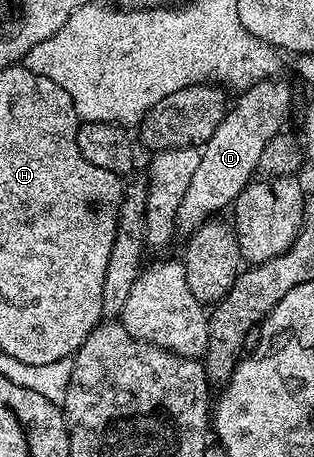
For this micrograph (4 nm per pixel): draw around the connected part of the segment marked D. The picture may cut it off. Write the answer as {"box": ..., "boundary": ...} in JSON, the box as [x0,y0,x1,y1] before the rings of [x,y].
{"box":[175,79,292,235],"boundary":[[[281,79],[259,81],[239,94],[231,102],[227,115],[218,123],[214,135],[200,149],[198,168],[190,179],[190,187],[182,195],[182,203],[176,211],[175,228],[190,235],[209,220],[219,209],[233,204],[236,196],[257,176],[262,159],[262,147],[276,133],[285,128],[288,104],[292,101],[292,89]]]}

